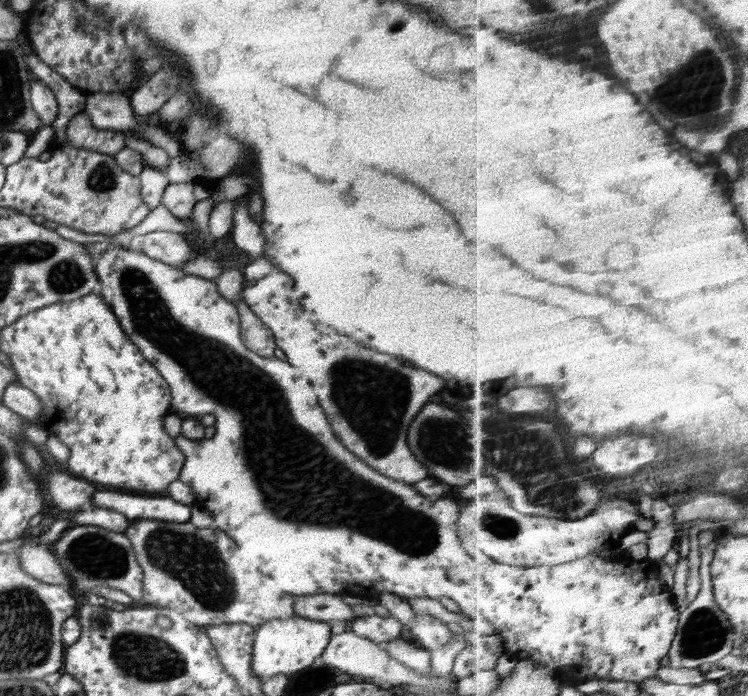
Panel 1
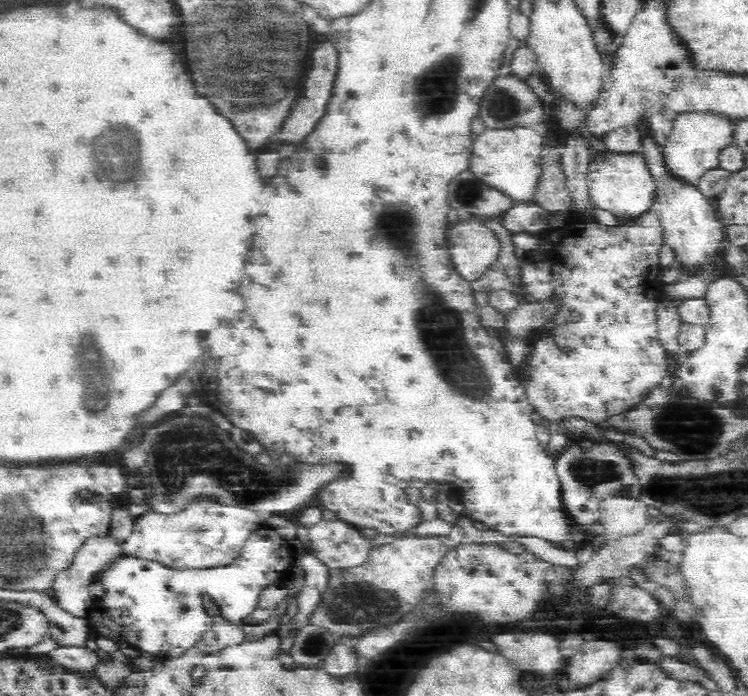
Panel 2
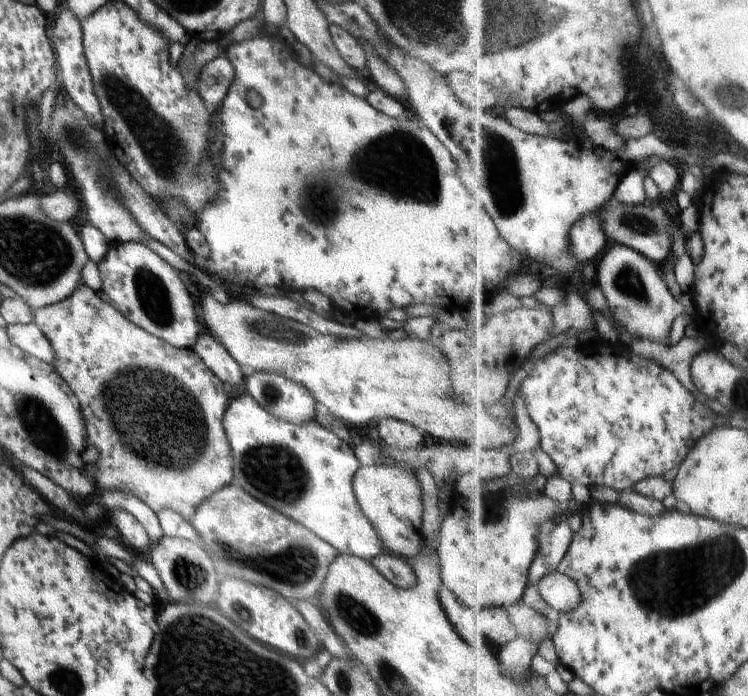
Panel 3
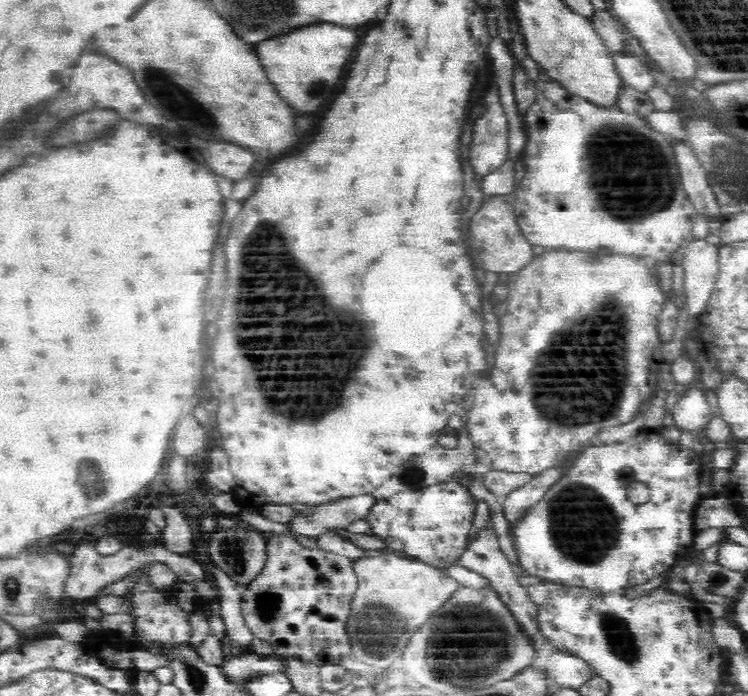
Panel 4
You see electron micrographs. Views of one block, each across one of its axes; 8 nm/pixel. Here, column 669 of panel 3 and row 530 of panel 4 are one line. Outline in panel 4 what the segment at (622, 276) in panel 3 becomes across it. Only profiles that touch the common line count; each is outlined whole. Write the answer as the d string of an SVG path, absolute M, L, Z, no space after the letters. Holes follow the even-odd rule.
M366 494L317 502L308 510L294 511L284 526L294 536L318 539L347 530L354 522L365 519L374 503L374 497Z

